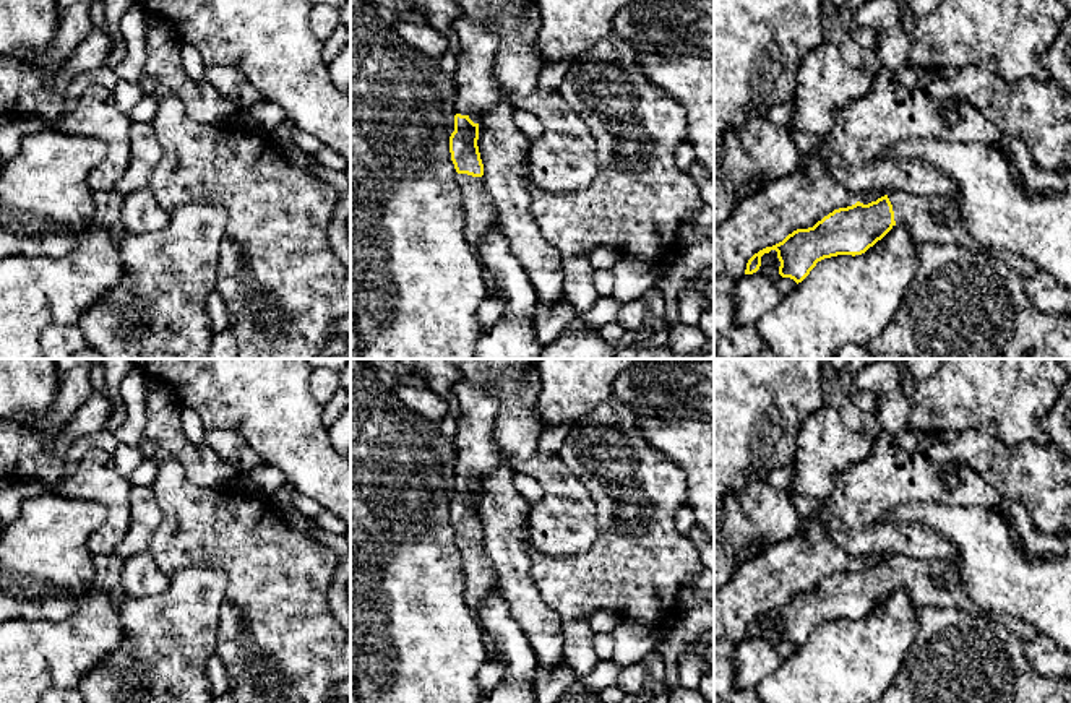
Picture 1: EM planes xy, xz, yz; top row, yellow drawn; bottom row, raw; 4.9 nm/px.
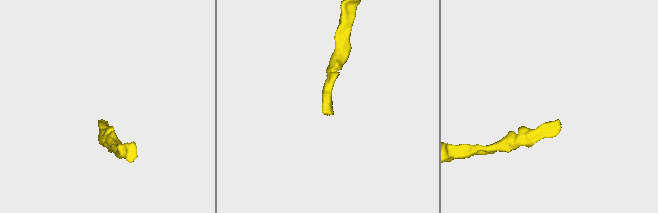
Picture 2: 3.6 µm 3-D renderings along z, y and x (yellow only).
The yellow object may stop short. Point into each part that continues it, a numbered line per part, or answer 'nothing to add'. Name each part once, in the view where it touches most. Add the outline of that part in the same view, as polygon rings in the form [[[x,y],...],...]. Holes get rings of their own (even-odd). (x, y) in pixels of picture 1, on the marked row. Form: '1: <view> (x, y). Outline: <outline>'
1: yz (919, 216). Outline: [[[902,190],[888,193],[896,226],[904,227],[914,242],[974,247],[957,206],[946,196],[917,196]]]

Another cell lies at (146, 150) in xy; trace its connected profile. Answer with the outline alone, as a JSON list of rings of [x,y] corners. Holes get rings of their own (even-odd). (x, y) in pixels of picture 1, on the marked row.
[[[131,122],[130,128],[131,157],[127,172],[115,183],[115,192],[123,196],[148,190],[153,170],[156,169],[162,146],[148,122]]]

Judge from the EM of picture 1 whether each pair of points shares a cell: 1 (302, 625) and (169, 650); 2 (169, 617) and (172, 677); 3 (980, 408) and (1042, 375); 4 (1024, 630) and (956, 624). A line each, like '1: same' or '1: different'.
1: different
2: same
3: same
4: different

